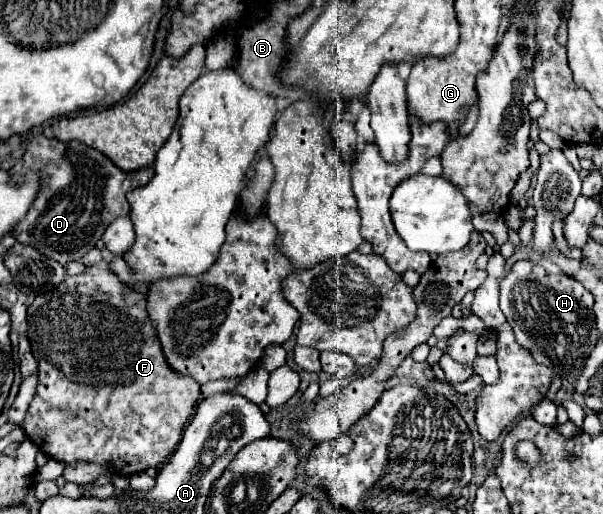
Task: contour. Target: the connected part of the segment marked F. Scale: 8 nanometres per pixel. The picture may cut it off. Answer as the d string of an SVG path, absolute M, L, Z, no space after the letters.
M88 267L82 275L68 277L64 285L32 301L26 335L38 361L40 383L22 429L42 453L60 463L108 463L114 473L128 477L148 467L162 469L168 463L200 399L200 385L170 369L146 311L144 293L124 285L110 267Z

